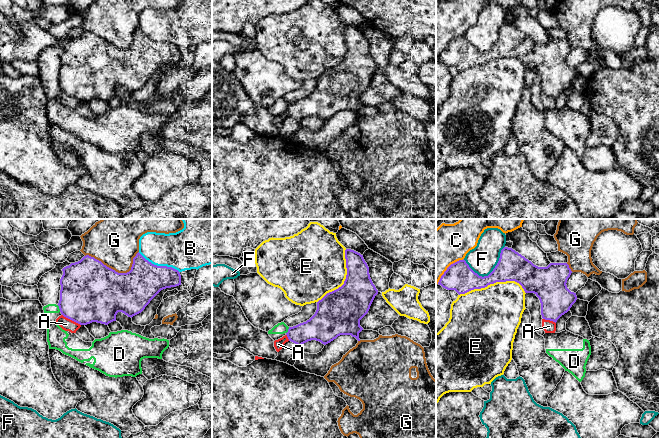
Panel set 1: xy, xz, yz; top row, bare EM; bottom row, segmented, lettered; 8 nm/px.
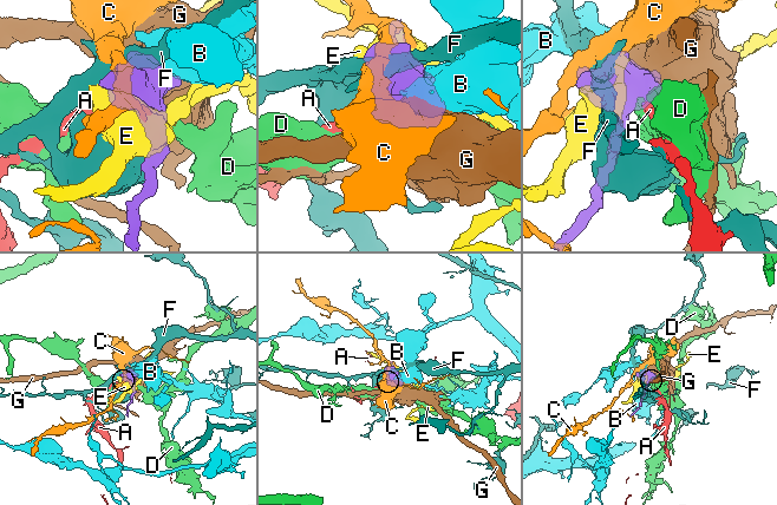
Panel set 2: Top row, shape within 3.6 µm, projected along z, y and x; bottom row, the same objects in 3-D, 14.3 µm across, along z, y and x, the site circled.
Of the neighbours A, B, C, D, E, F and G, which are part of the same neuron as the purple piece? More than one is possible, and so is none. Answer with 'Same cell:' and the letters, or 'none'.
Same cell: none

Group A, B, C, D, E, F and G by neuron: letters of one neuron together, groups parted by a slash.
A / B / C / D / E / F / G

